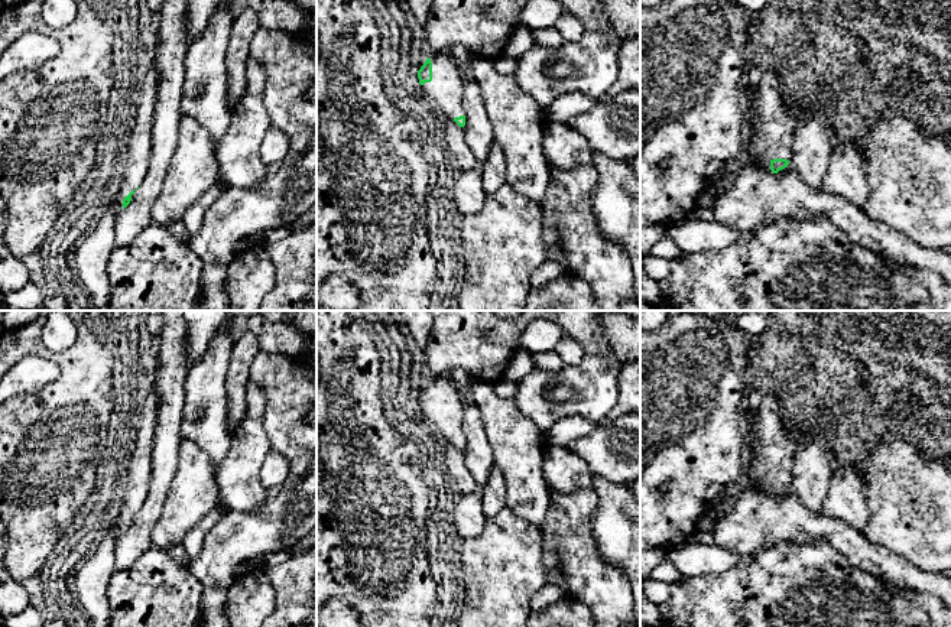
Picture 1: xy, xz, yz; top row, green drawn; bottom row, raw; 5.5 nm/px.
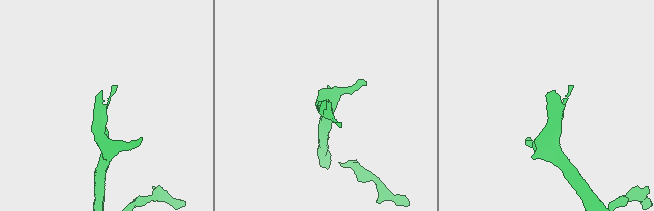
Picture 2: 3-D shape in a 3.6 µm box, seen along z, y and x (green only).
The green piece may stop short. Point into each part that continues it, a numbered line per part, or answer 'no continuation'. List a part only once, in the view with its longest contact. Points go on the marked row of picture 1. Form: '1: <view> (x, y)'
1: xz (445, 90)

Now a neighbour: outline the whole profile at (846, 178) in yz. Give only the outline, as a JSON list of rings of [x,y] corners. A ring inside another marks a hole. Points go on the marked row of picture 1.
[[[844,137],[835,144],[822,179],[822,191],[864,209],[870,196],[870,186],[861,166],[861,157],[850,137]]]

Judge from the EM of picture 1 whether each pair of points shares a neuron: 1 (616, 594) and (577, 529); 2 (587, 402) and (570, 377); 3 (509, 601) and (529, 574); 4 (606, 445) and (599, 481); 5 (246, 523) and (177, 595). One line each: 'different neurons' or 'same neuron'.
1: same neuron
2: same neuron
3: same neuron
4: different neurons
5: different neurons

